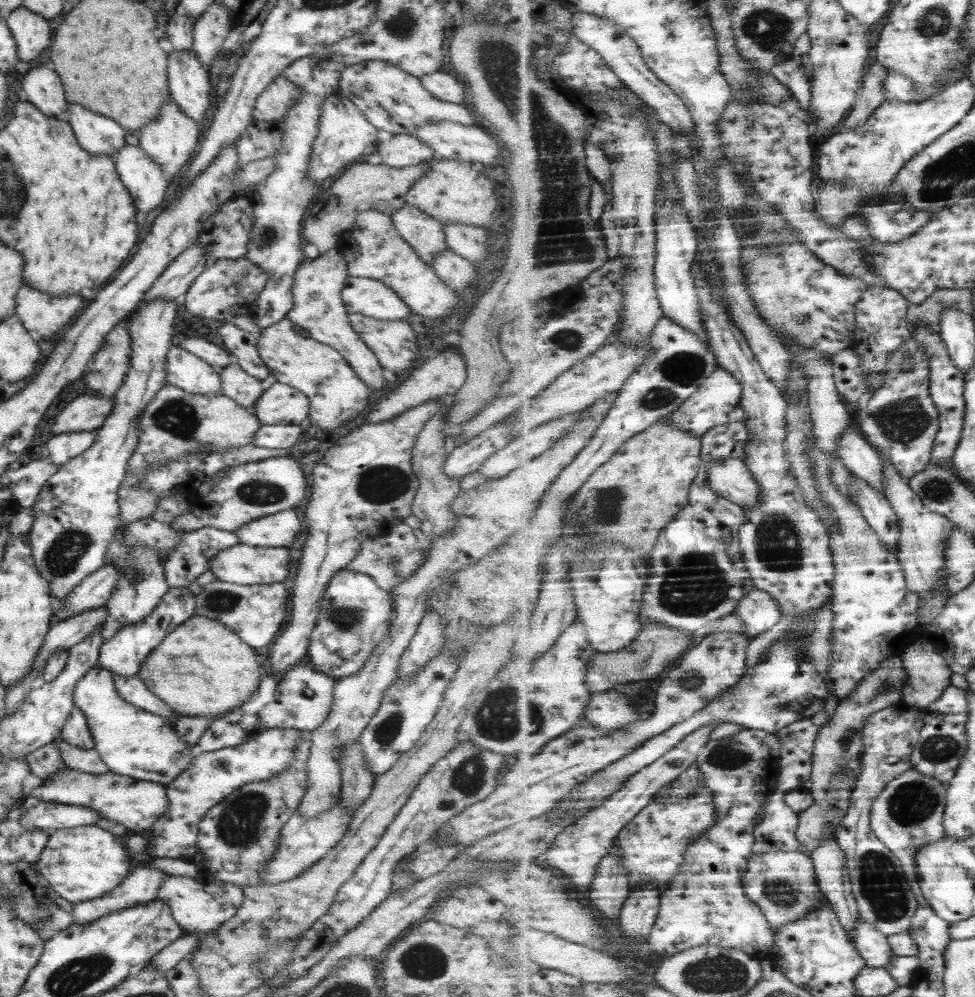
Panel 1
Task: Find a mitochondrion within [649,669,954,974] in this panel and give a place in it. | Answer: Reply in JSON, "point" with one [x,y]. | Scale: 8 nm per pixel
{"point":[883,887]}

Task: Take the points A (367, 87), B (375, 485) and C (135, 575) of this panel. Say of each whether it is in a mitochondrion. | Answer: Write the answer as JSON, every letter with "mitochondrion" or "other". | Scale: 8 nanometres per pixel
{"A":"mitochondrion","B":"mitochondrion","C":"mitochondrion"}

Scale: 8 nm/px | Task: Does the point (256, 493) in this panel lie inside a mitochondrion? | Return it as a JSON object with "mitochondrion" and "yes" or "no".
{"mitochondrion":"yes"}

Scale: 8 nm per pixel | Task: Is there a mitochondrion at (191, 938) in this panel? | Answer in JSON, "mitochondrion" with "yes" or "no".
{"mitochondrion":"no"}

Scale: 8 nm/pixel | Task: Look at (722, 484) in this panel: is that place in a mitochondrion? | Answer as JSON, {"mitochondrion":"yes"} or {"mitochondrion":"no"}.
{"mitochondrion":"no"}

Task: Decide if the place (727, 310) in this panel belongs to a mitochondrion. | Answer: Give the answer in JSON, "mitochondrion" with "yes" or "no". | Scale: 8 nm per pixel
{"mitochondrion":"no"}

